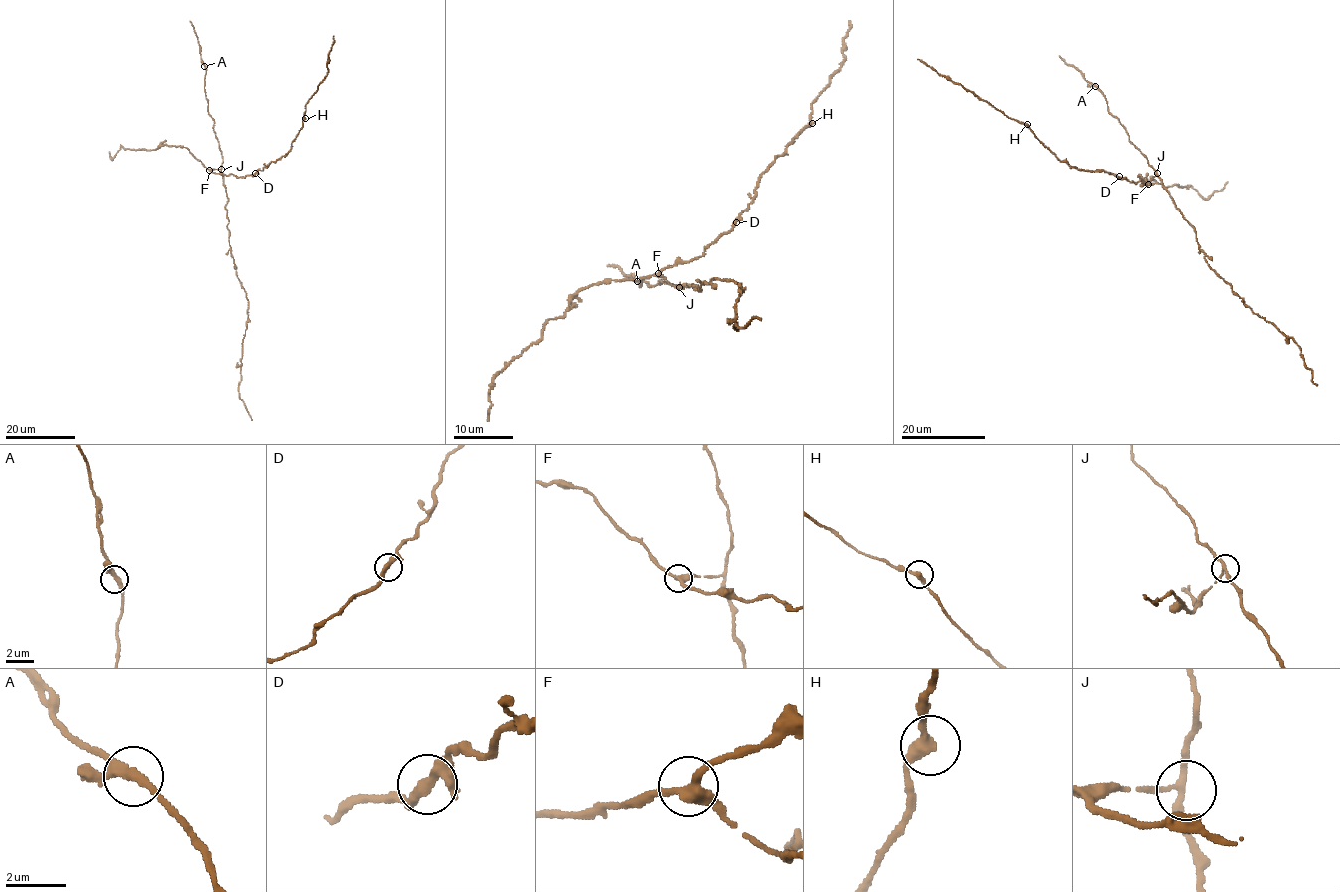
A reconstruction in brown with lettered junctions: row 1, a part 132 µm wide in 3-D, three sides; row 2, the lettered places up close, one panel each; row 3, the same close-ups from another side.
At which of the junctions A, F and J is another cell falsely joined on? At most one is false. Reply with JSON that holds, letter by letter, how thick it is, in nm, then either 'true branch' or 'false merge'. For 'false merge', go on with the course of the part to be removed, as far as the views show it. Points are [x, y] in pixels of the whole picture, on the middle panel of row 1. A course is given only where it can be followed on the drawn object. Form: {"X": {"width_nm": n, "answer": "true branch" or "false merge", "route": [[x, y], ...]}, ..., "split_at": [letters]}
{"A": {"width_nm": 280, "answer": "true branch"}, "F": {"width_nm": 280, "answer": "false merge", "route": [[658, 273], [701, 257], [747, 209], [758, 177], [808, 126], [812, 102], [843, 61], [842, 38], [850, 20]]}, "J": {"width_nm": 200, "answer": "true branch"}, "split_at": ["F"]}

